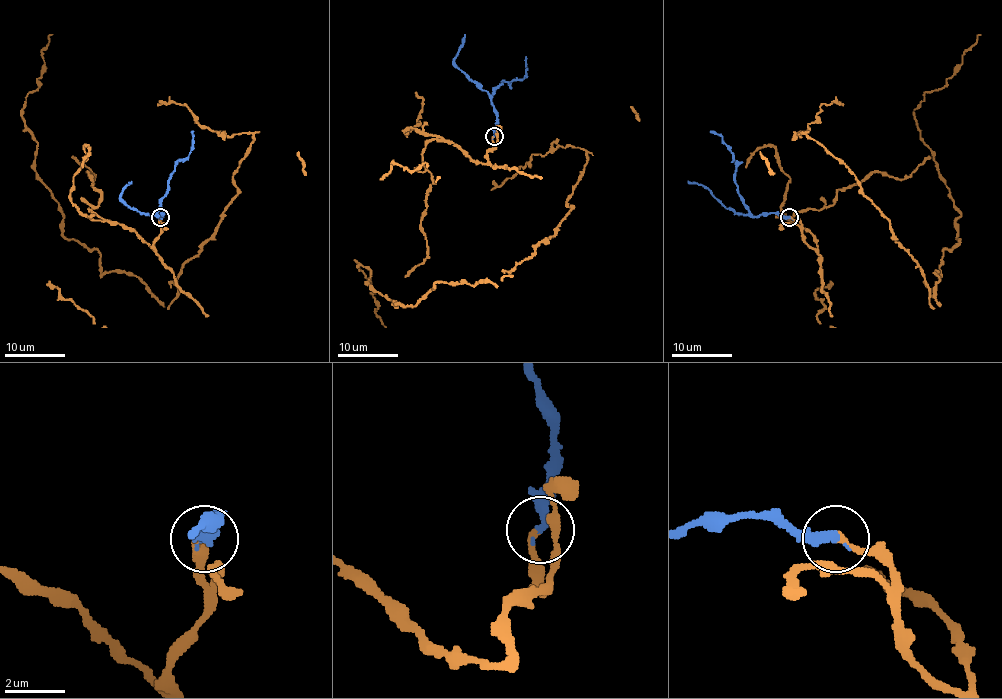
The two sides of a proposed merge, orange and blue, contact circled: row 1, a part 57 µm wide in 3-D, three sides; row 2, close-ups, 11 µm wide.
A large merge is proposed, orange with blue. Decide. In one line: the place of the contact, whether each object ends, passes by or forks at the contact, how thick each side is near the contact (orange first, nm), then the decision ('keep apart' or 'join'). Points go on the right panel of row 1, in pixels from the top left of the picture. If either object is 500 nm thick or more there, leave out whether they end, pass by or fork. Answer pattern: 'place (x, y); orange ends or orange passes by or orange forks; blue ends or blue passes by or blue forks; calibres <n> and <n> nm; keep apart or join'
place (789, 217); orange ends; blue ends; calibres 220 and 280 nm; join

